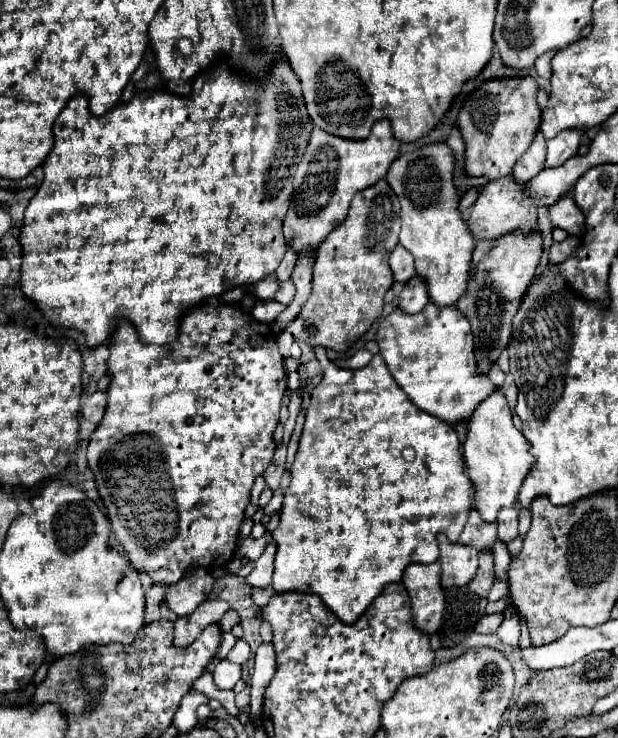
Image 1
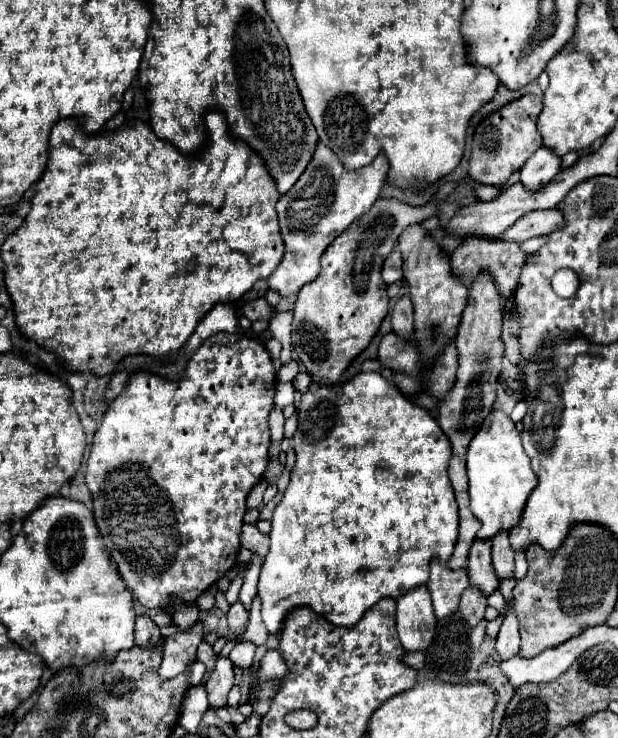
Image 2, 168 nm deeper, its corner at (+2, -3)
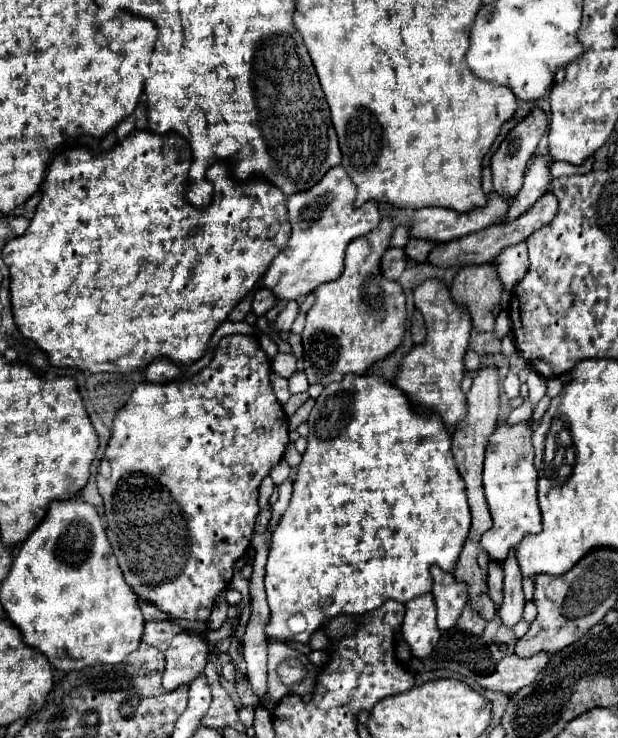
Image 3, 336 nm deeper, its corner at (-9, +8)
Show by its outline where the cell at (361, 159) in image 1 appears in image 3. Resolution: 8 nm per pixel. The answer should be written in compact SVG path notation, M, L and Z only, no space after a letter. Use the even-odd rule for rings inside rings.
M338 164L330 168L318 184L306 192L292 194L288 198L288 222L292 224L292 236L288 248L282 250L270 264L268 272L262 278L262 284L272 290L278 298L296 300L298 296L310 294L322 282L334 280L344 270L344 250L358 238L366 236L380 222L378 202L370 200L360 208L356 202L356 186L350 176L344 172L344 166Z

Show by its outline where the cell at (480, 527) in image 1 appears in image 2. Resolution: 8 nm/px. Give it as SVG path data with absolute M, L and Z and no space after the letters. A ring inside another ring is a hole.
M473 541L471 555L469 555L469 583L477 587L485 597L499 589L499 579L493 575L491 565L491 543Z

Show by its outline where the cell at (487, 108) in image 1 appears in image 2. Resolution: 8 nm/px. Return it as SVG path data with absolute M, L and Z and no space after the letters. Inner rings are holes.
M523 95L521 99L489 115L475 129L475 135L473 135L473 151L469 161L471 179L483 185L503 187L507 179L525 165L529 155L533 155L541 147L541 135L537 131L537 117L541 109L543 109L543 103L537 95Z

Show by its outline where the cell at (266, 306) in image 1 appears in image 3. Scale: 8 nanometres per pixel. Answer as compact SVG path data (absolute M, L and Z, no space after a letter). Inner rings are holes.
M262 286L262 288L258 288L254 292L254 298L252 298L254 314L258 314L258 316L266 314L274 304L276 304L276 296L272 296L272 292L268 292L268 288Z

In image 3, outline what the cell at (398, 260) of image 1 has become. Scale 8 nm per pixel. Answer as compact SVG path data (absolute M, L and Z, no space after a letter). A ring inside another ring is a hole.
M390 248L382 256L382 272L388 280L398 280L406 268L404 248Z

